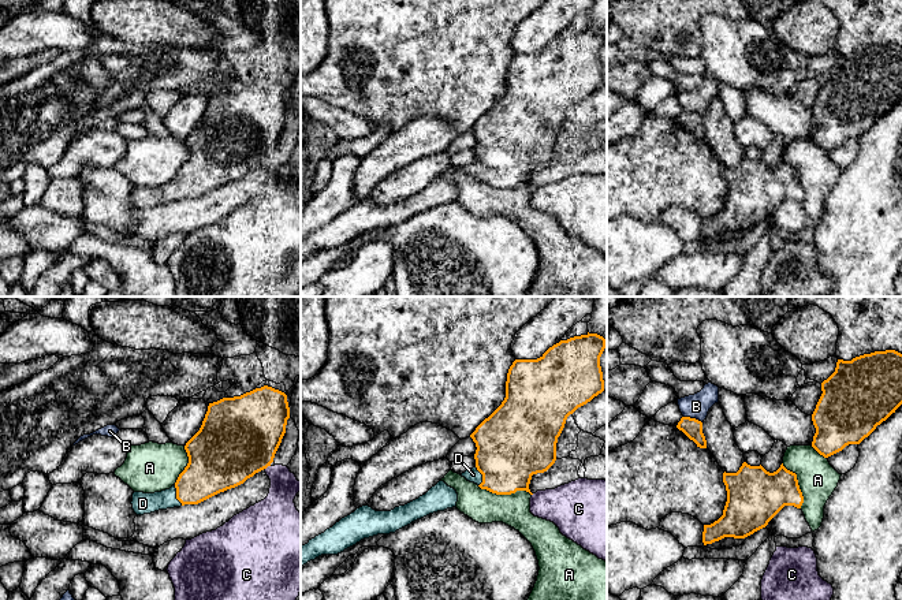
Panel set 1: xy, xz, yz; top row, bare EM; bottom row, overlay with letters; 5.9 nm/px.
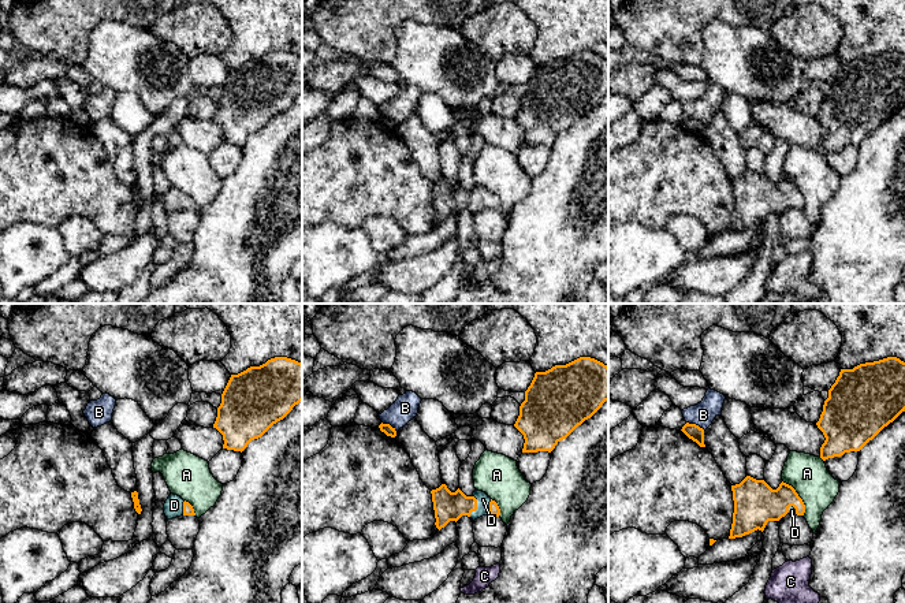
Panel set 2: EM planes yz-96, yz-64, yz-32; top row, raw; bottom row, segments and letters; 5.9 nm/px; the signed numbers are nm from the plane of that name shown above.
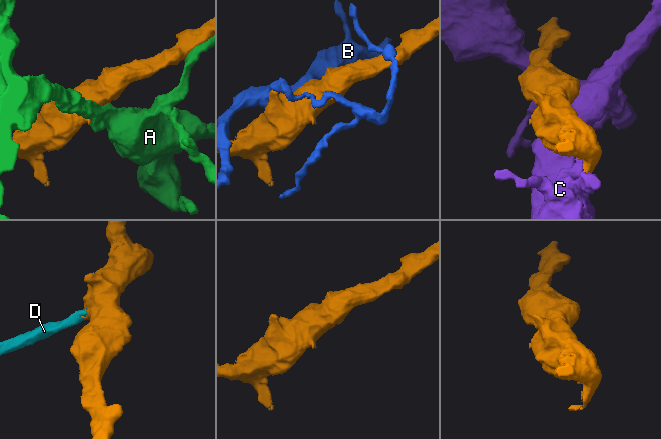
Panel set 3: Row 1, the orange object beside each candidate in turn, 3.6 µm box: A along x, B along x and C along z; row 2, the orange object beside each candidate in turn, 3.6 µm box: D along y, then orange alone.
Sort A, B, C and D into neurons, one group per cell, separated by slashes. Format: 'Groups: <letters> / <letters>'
Groups: A / B / C / D

